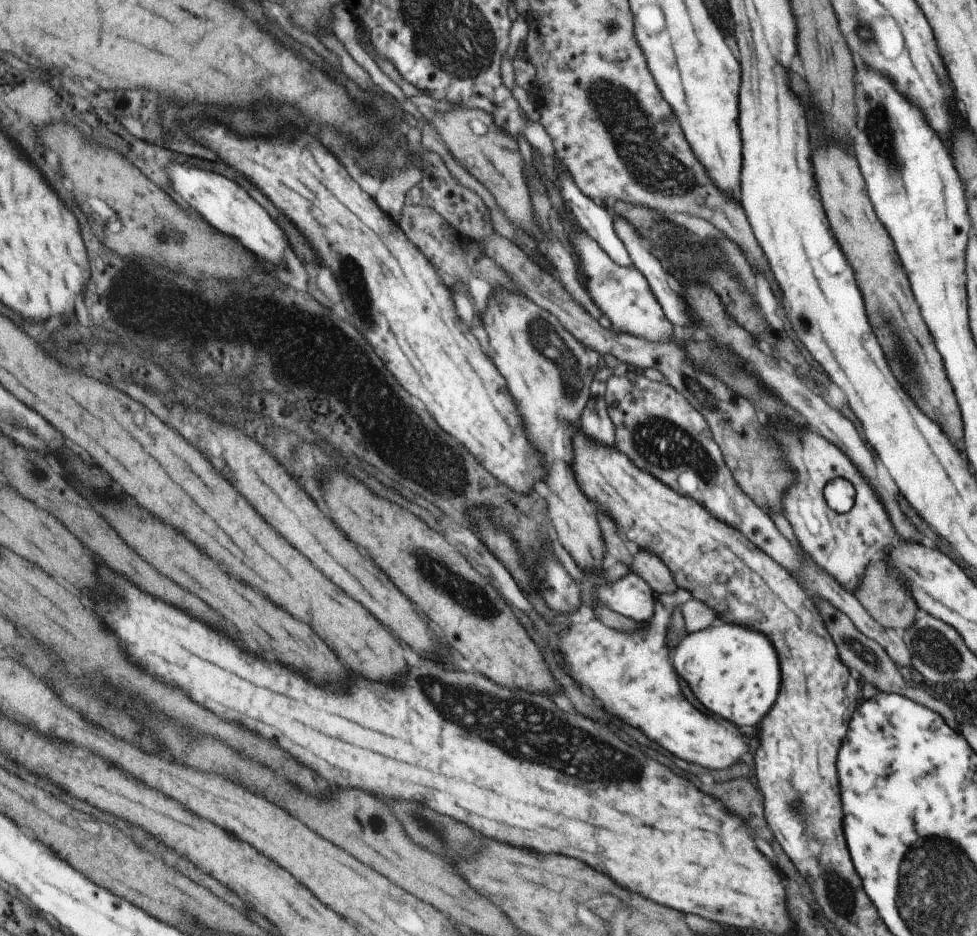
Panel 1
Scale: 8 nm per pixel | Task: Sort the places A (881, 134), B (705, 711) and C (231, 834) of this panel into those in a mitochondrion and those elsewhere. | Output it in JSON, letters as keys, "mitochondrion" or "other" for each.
{"A":"mitochondrion","B":"other","C":"other"}

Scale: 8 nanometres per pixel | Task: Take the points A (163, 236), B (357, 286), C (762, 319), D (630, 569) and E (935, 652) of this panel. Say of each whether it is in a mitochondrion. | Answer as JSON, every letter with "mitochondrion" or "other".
{"A":"other","B":"mitochondrion","C":"other","D":"other","E":"mitochondrion"}

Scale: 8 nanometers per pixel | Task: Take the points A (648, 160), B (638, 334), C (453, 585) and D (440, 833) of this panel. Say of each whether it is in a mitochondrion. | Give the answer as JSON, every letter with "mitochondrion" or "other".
{"A":"mitochondrion","B":"other","C":"mitochondrion","D":"mitochondrion"}

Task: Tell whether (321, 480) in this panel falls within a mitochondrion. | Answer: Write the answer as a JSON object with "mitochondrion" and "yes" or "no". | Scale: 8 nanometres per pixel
{"mitochondrion":"no"}

